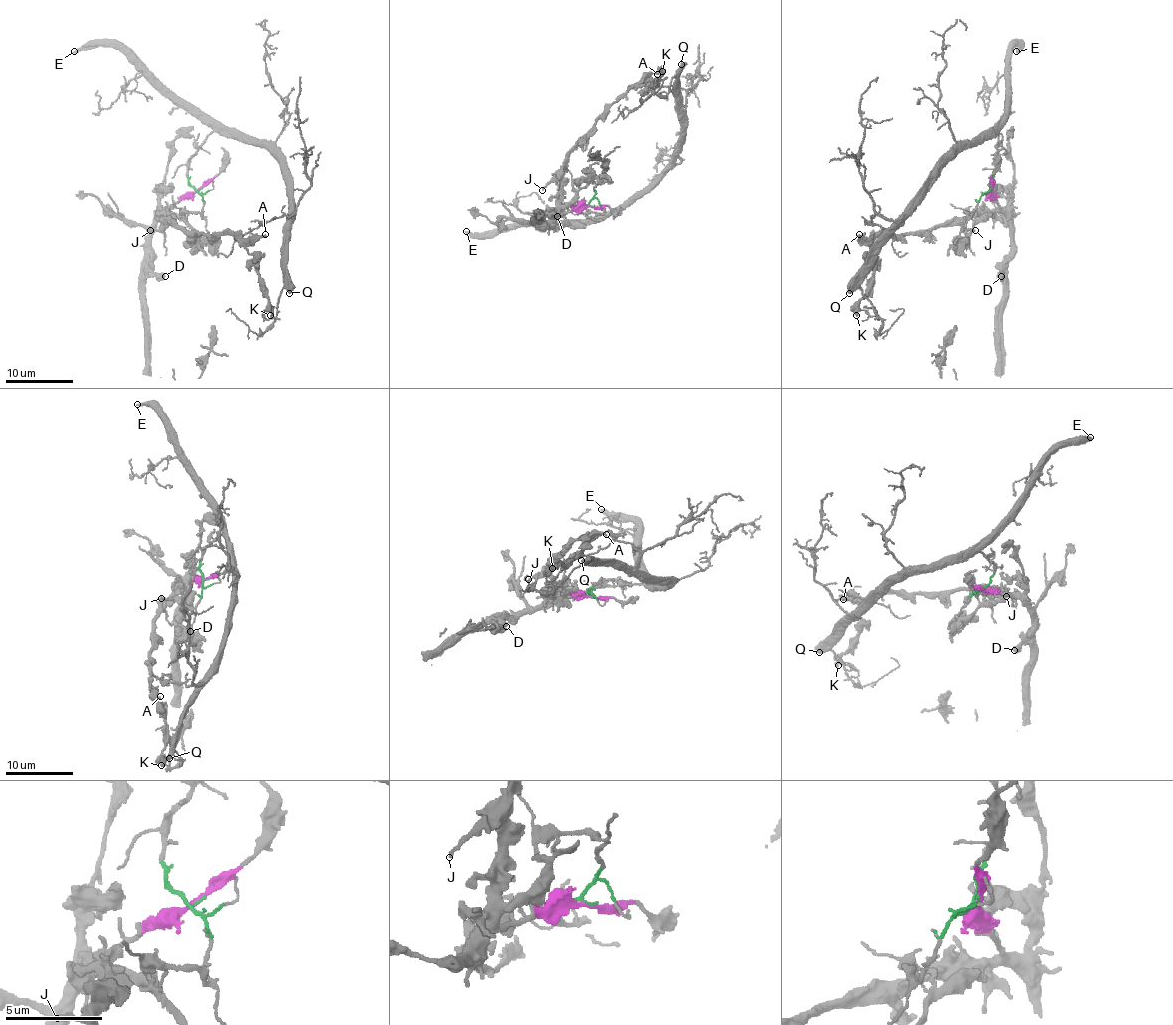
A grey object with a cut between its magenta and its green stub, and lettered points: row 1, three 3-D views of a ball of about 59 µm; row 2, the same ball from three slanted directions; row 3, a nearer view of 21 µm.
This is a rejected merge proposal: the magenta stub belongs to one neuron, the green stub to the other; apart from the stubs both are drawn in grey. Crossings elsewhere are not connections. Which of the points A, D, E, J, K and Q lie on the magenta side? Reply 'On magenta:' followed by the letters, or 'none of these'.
On magenta: A, D, J, K

